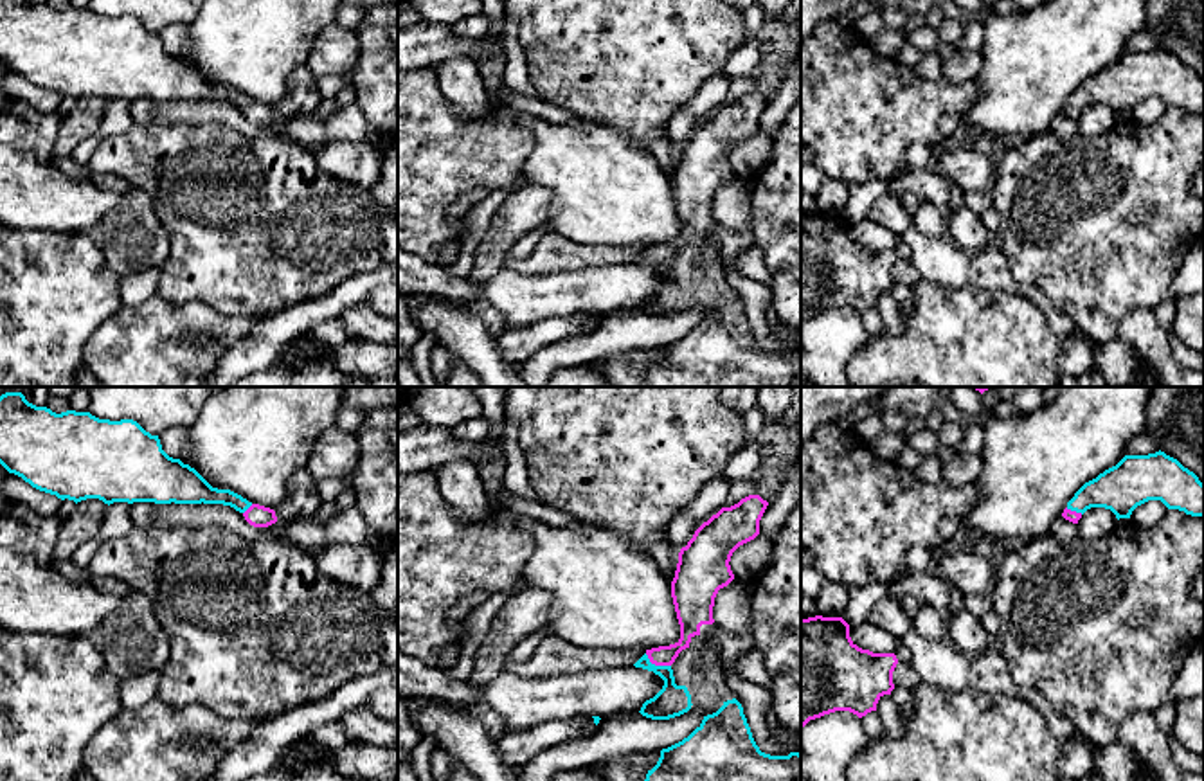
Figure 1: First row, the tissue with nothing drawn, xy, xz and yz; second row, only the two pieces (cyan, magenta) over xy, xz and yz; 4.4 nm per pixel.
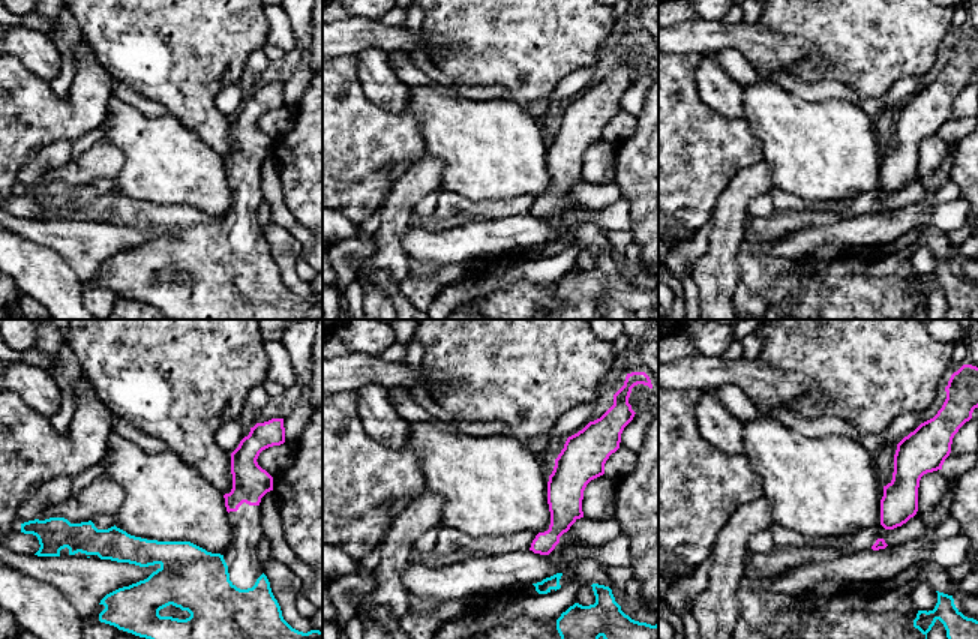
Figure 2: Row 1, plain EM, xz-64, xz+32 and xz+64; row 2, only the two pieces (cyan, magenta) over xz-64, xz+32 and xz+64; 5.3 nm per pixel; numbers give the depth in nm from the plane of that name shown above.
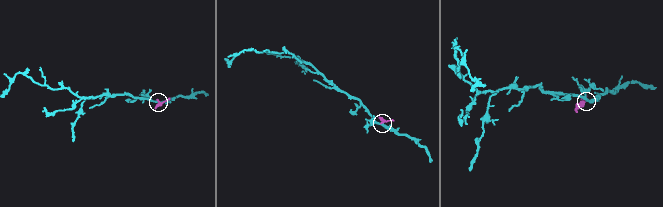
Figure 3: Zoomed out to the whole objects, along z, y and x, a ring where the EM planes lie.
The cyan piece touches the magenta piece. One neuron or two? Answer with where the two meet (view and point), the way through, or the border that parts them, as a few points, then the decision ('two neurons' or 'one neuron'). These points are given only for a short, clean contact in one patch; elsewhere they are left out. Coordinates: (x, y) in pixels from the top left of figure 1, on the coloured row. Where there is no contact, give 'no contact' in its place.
xz (657, 666) | across xz (672, 700), (670, 681), (657, 666), (684, 639), (690, 621) | one neuron

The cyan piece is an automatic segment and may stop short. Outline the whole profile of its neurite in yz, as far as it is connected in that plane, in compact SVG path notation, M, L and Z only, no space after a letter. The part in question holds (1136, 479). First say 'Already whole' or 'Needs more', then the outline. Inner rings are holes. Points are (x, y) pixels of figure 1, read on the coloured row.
Needs more. M1161 450L1125 455L1116 466L1085 482L1067 502L1062 516L1078 524L1087 509L1105 507L1118 520L1130 518L1132 511L1148 500L1161 500L1168 509L1204 516L1204 484Z

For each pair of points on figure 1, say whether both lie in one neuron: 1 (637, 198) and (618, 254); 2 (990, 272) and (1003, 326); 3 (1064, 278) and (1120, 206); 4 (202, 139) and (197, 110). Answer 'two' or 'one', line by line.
1: two
2: two
3: one
4: two

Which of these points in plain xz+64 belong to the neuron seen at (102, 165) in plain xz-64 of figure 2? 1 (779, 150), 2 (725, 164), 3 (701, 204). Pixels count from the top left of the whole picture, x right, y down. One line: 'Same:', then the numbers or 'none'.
Same: none

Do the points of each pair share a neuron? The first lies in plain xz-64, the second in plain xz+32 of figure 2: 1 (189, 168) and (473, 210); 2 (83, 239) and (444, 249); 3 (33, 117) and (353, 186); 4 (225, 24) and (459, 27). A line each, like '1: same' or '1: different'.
1: different
2: same
3: same
4: same

